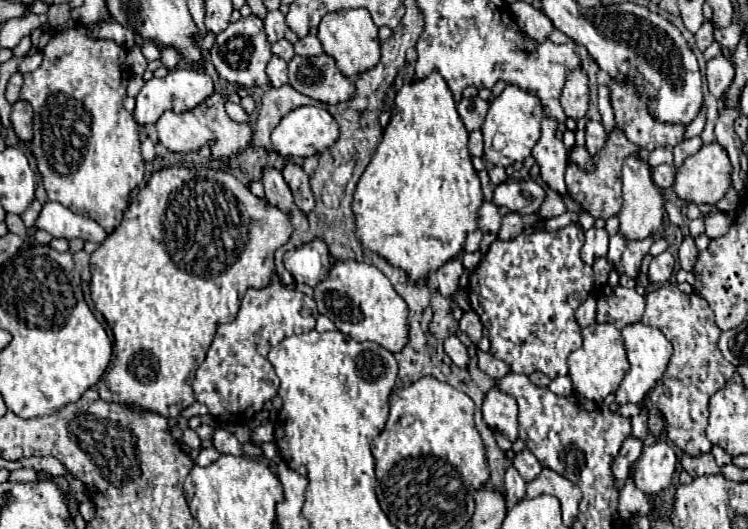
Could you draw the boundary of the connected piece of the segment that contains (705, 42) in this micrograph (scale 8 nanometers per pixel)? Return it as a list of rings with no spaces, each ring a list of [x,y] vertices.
[[[708,21],[708,23],[704,23],[704,25],[696,31],[696,35],[694,35],[694,37],[696,37],[696,45],[698,45],[698,49],[700,49],[700,51],[704,51],[706,47],[710,47],[710,45],[714,43],[714,33],[712,33],[714,29],[712,29],[710,25],[712,25],[710,21]]]

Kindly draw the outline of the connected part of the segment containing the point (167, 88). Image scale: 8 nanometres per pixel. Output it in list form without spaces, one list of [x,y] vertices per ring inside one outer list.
[[[176,69],[176,71],[170,71],[164,79],[152,77],[150,81],[146,81],[146,85],[136,97],[134,119],[140,125],[150,125],[150,123],[156,123],[164,111],[174,111],[174,113],[190,111],[198,107],[204,99],[208,99],[212,93],[214,93],[214,83],[210,75],[198,69]]]

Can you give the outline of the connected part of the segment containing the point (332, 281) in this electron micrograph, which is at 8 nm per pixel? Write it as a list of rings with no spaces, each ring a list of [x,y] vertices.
[[[338,261],[332,265],[326,281],[314,287],[314,301],[318,311],[326,315],[342,333],[356,341],[372,341],[390,353],[398,353],[408,343],[408,311],[402,297],[390,287],[390,281],[368,263]]]

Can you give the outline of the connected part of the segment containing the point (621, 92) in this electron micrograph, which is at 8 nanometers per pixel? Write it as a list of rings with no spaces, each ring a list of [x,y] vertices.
[[[612,79],[612,83],[610,83],[610,101],[612,101],[612,107],[614,107],[614,115],[616,115],[616,127],[628,137],[628,141],[638,145],[642,151],[654,151],[656,147],[674,149],[684,139],[686,125],[660,123],[658,119],[654,119],[652,113],[648,111],[646,99],[636,91],[636,85],[632,81]]]

